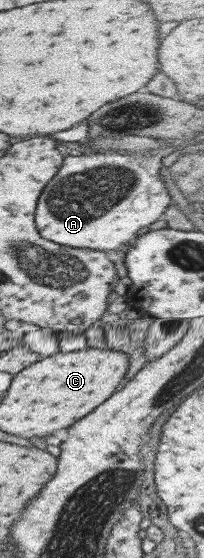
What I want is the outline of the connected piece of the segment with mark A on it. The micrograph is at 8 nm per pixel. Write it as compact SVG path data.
M159 149L146 152L141 155L128 155L126 153L118 153L110 151L104 154L86 154L79 157L66 156L63 158L62 165L56 175L52 176L52 180L42 189L40 196L36 202L34 214L34 223L36 229L42 239L48 239L58 245L66 245L66 247L80 247L79 249L90 249L93 251L112 252L112 250L120 249L122 245L128 243L132 237L136 237L136 231L140 231L142 227L147 227L150 223L154 223L168 205L171 204L169 194L167 193L163 183L159 180L158 170L164 163L169 161L170 151L168 149Z

